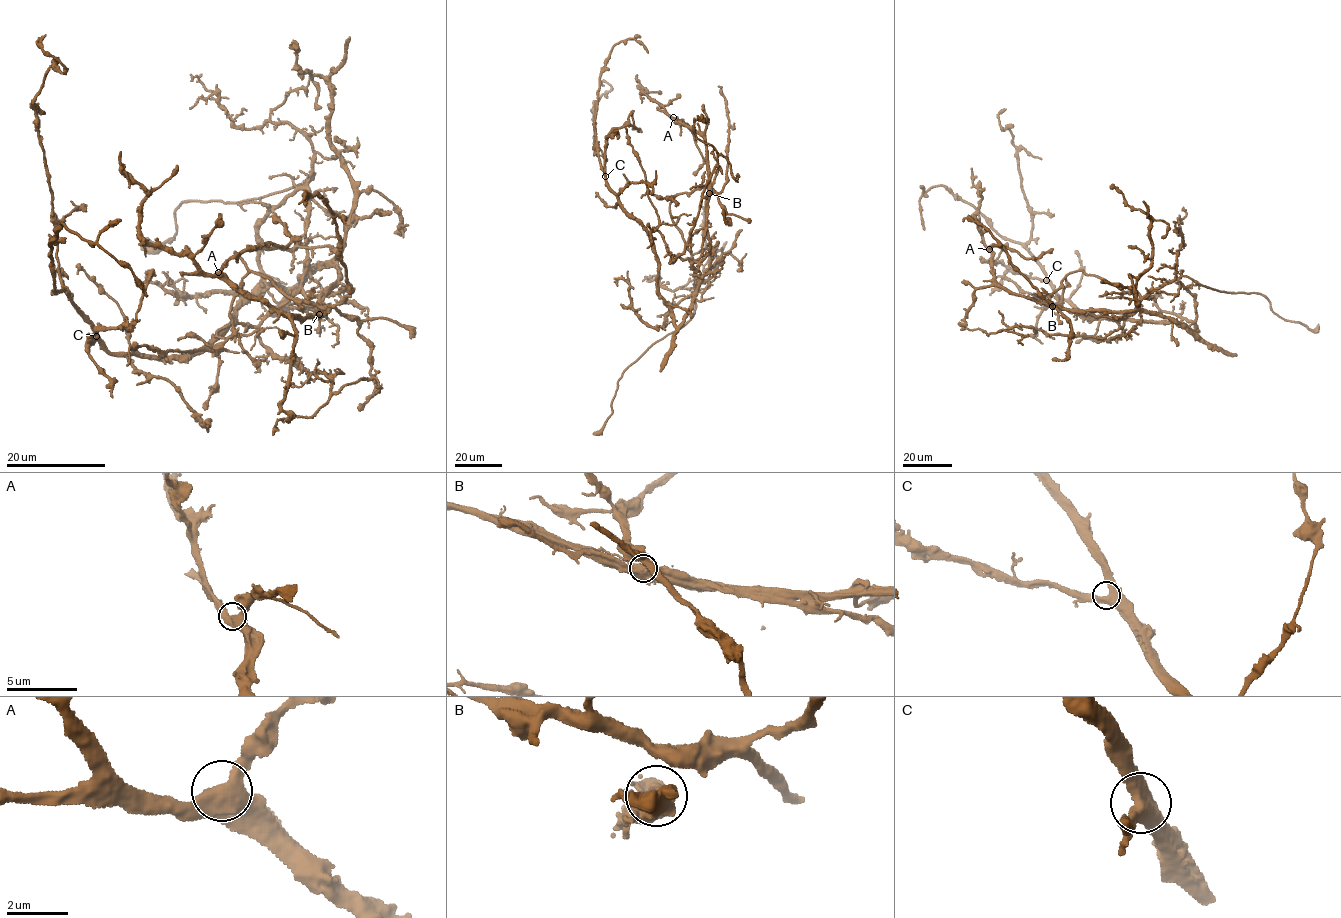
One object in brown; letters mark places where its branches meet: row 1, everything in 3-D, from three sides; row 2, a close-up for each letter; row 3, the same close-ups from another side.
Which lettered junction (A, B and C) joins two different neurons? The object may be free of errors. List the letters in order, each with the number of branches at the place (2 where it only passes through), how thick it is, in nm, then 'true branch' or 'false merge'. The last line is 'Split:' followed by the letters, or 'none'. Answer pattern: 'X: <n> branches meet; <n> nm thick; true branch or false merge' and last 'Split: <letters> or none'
A: 3 branches meet; 480 nm thick; true branch
B: 3 branches meet; 600 nm thick; false merge
C: 3 branches meet; 400 nm thick; true branch
Split: B

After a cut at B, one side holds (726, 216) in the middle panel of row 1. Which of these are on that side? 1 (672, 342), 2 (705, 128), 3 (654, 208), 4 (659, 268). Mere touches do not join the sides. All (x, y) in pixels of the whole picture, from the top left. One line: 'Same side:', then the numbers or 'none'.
Same side: none

